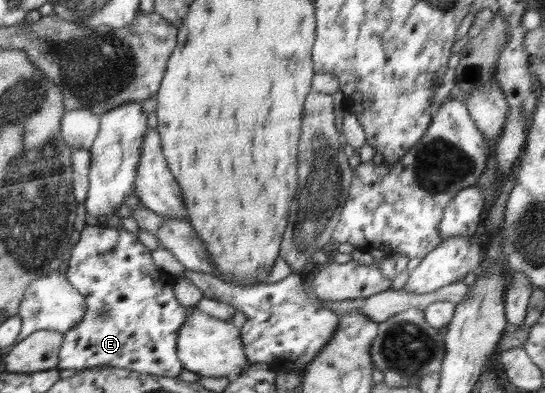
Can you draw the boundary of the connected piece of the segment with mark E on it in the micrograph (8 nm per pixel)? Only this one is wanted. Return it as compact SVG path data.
M101 222L98 226L85 226L79 234L76 247L64 273L72 285L87 298L88 310L82 322L64 333L63 346L60 348L59 369L81 369L99 367L125 368L147 375L177 377L184 364L179 360L180 328L188 319L192 306L181 306L175 298L173 286L183 277L165 272L153 260L153 248L129 232L129 228L109 228Z

